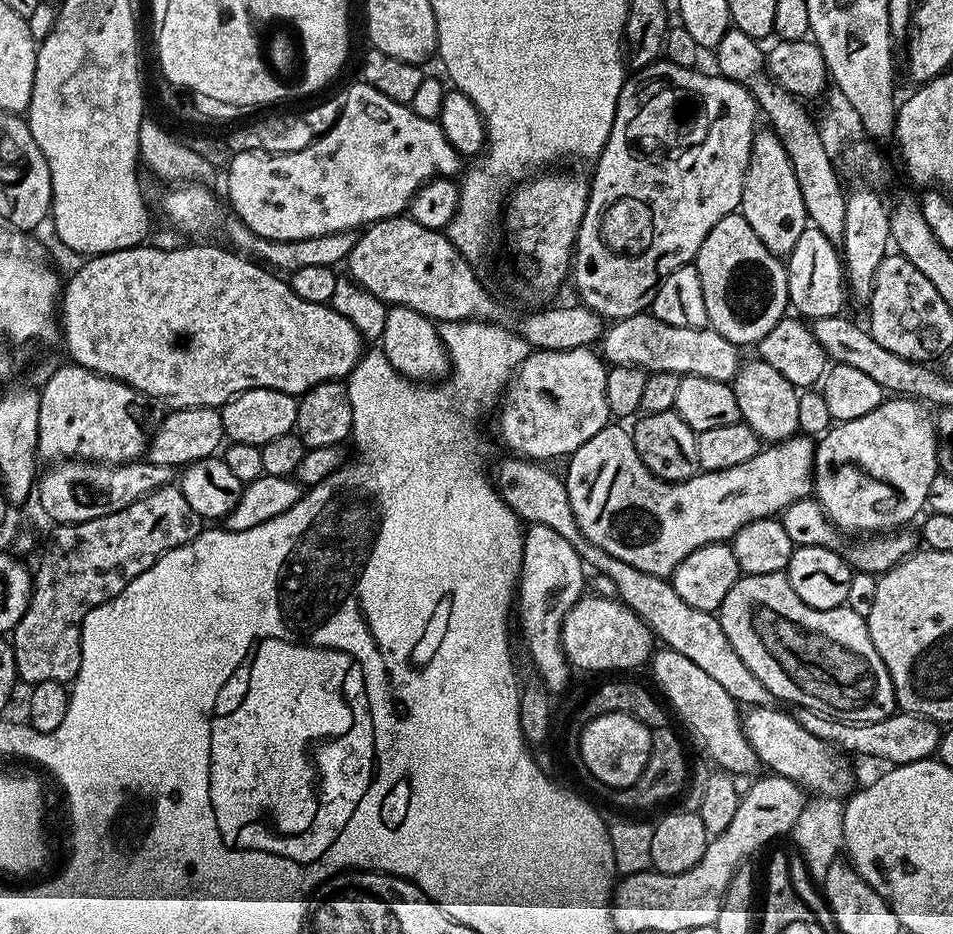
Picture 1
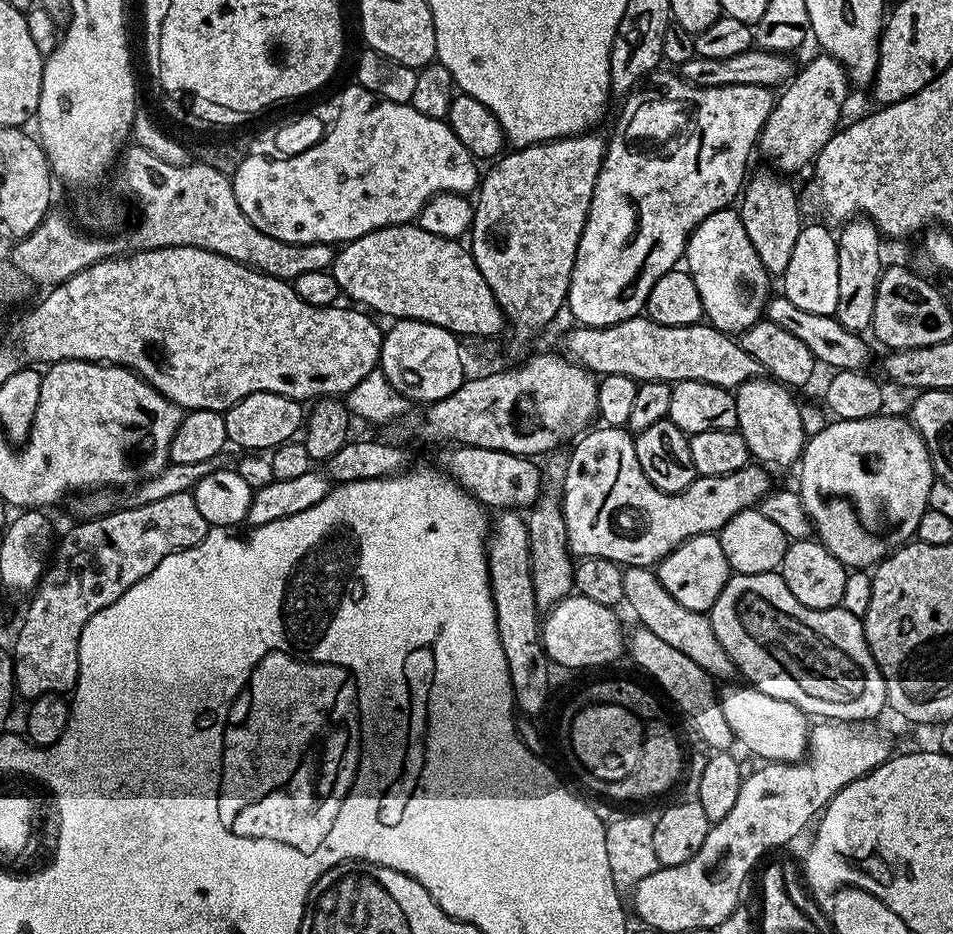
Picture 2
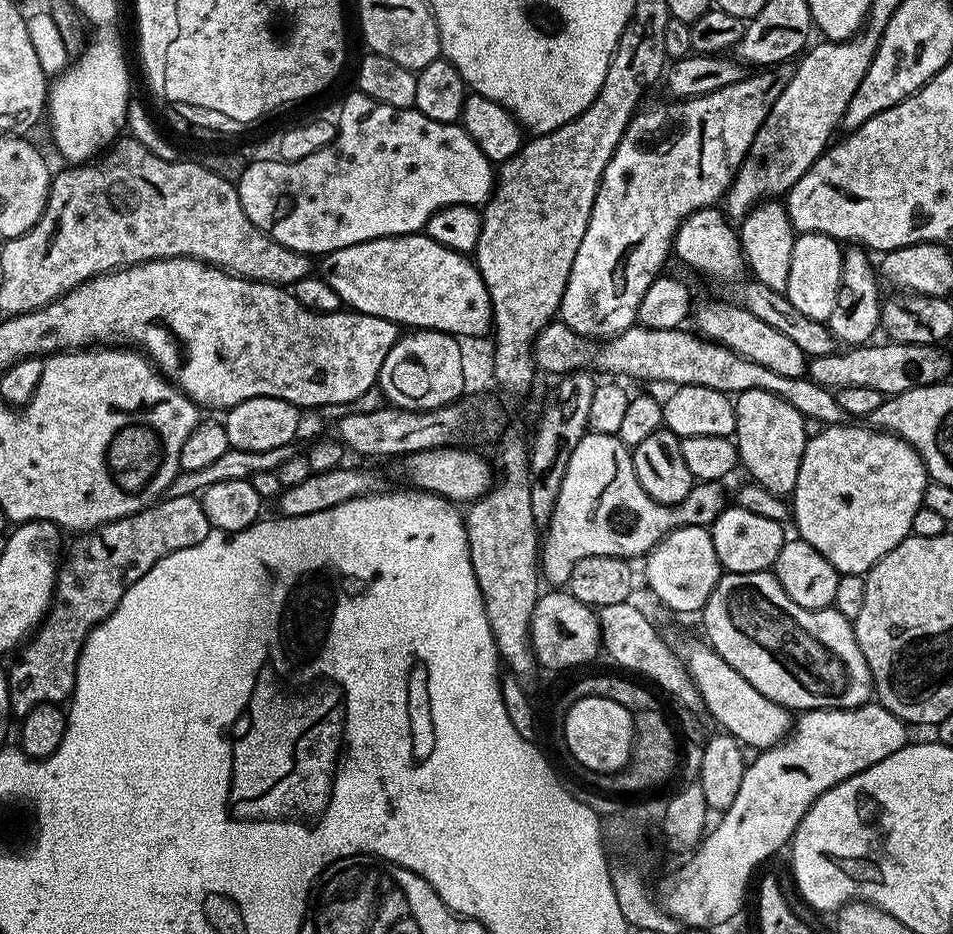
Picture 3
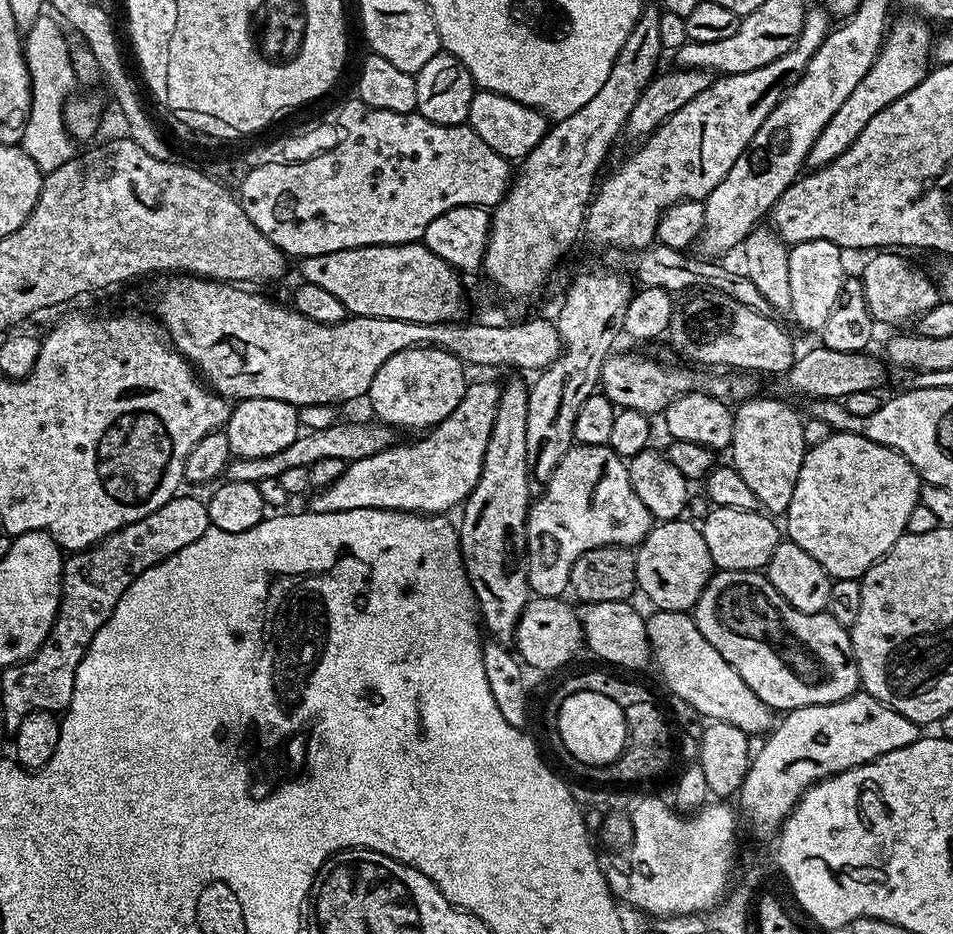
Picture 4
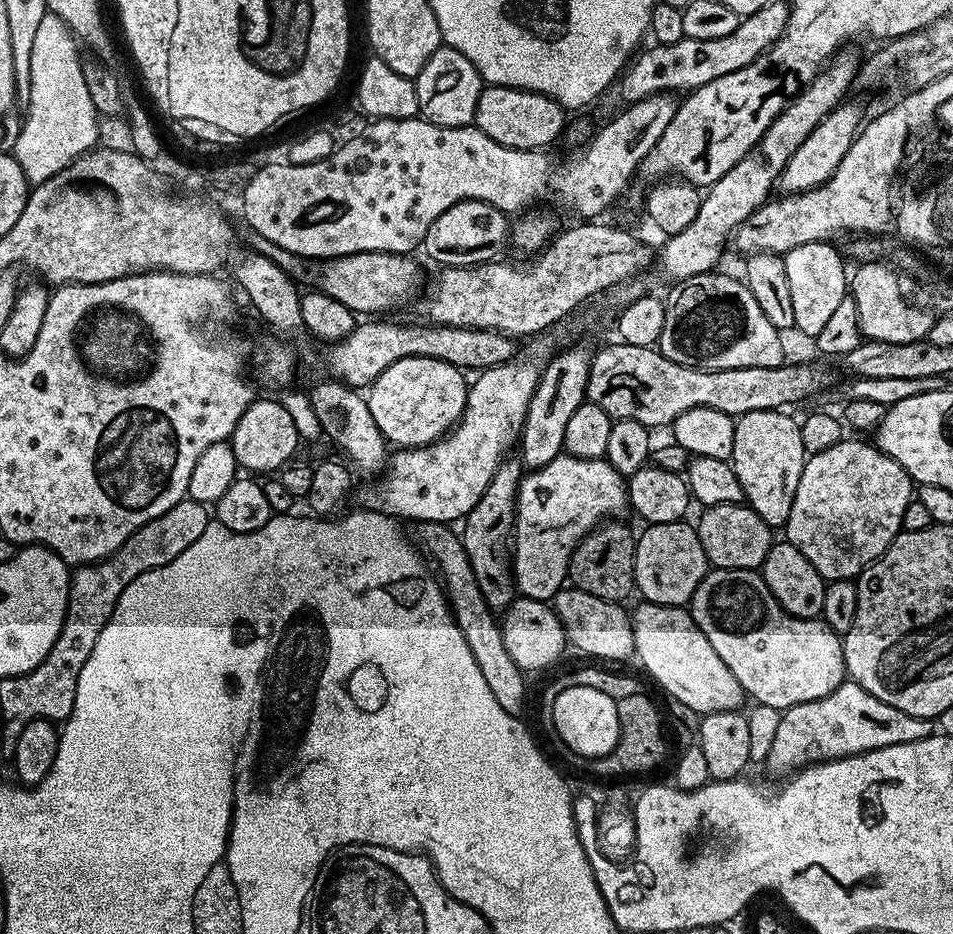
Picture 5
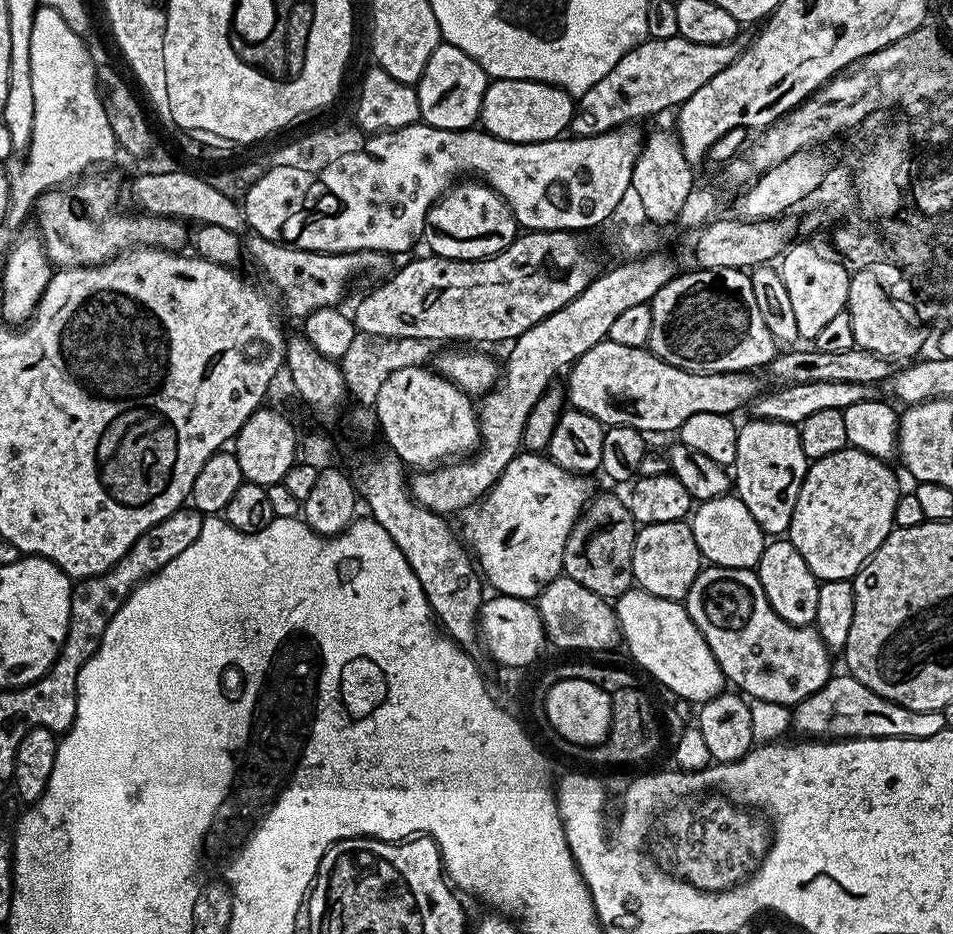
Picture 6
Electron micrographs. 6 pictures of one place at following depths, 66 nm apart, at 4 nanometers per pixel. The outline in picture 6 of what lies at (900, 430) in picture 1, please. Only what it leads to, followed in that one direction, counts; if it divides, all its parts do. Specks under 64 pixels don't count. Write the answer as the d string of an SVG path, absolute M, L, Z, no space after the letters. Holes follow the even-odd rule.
M851 446L826 454L826 458L811 461L808 473L804 475L802 490L794 506L792 521L786 536L792 545L806 558L806 566L823 582L826 580L852 580L859 574L860 568L886 542L896 522L896 507L900 501L902 489L892 473L892 468L881 457L866 454L861 448Z

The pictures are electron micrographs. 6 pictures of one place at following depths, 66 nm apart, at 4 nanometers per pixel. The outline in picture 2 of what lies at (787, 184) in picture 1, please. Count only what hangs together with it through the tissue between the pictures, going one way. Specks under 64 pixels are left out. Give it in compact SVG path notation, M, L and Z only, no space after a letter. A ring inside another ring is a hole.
M775 170L767 171L753 171L747 177L738 211L742 226L746 226L746 234L754 244L758 258L762 258L762 266L766 266L766 270L773 277L780 278L783 277L786 266L790 266L790 253L794 251L794 242L798 242L802 227L800 200L796 197L795 190L784 181L787 179L781 173Z

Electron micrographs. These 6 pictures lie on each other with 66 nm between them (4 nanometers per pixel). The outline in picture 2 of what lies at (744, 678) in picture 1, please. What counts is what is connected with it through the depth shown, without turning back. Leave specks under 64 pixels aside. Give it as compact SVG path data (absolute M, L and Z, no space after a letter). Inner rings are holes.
M459 445L445 458L444 462L447 475L455 480L469 495L475 497L476 500L488 508L494 506L496 510L524 510L535 504L542 494L543 486L540 470L535 465L537 463L529 457L512 455L506 451L486 450L485 447ZM625 567L623 574L623 594L627 607L636 614L639 627L650 630L650 634L658 634L662 642L674 646L674 650L682 650L690 662L698 662L703 672L713 678L733 675L734 665L730 654L718 642L718 634L714 634L711 619L703 612L695 612L681 606L662 586L659 575L649 568Z

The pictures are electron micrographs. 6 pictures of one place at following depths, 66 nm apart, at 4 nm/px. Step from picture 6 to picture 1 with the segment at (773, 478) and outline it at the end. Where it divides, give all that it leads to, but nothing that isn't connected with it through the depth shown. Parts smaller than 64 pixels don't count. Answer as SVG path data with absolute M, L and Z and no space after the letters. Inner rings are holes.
M759 358L745 359L736 377L731 380L734 398L738 398L738 410L743 423L754 430L764 442L779 442L797 435L799 429L798 404L801 393L774 370L766 361Z

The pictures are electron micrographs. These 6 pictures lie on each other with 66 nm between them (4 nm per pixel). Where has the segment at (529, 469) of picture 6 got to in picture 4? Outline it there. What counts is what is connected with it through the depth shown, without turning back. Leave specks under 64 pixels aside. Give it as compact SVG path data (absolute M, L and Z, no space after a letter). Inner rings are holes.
M576 444L558 462L558 470L543 485L544 496L537 495L528 509L528 586L538 596L563 597L569 591L568 579L574 562L586 550L619 544L622 548L638 546L654 527L650 510L634 494L625 457L607 444Z

